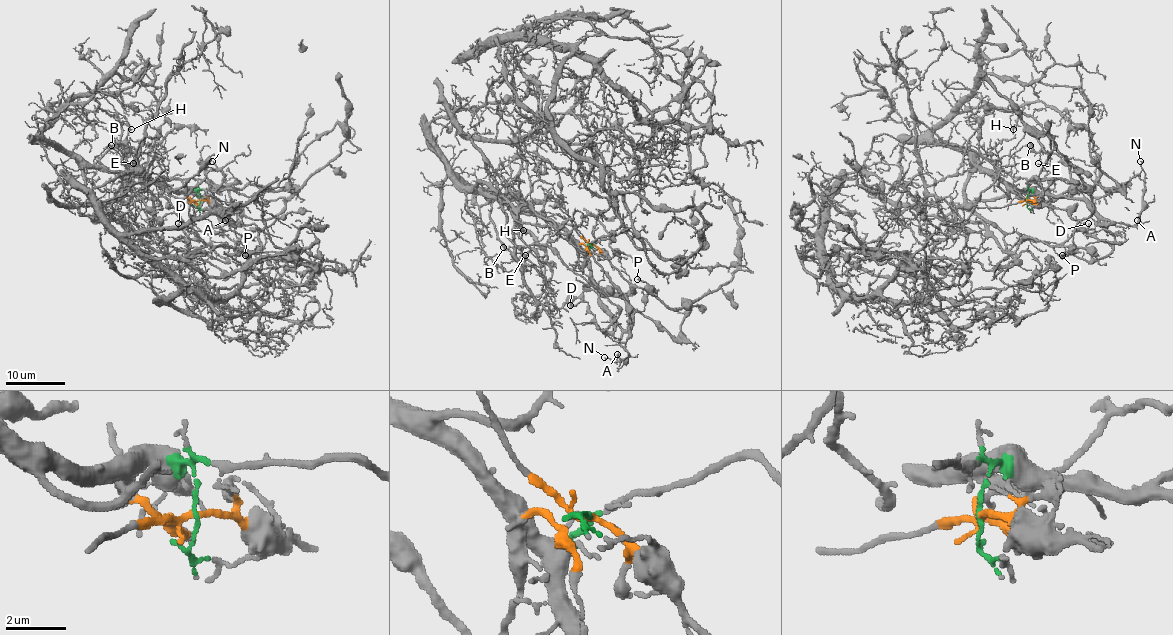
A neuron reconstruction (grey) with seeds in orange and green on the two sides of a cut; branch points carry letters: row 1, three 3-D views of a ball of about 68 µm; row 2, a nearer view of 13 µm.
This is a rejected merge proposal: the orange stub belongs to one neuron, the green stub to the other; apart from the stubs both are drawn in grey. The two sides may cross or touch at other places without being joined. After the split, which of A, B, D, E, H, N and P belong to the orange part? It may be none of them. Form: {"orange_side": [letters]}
{"orange_side": ["P"]}

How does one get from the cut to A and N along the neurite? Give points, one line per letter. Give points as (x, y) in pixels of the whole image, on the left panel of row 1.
A: (199, 199), (197, 190), (194, 192), (205, 198), (228, 225), (236, 225), (225, 220)
N: (199, 199), (197, 190), (194, 192), (205, 198), (228, 223), (234, 225), (236, 211), (228, 186), (212, 161)

